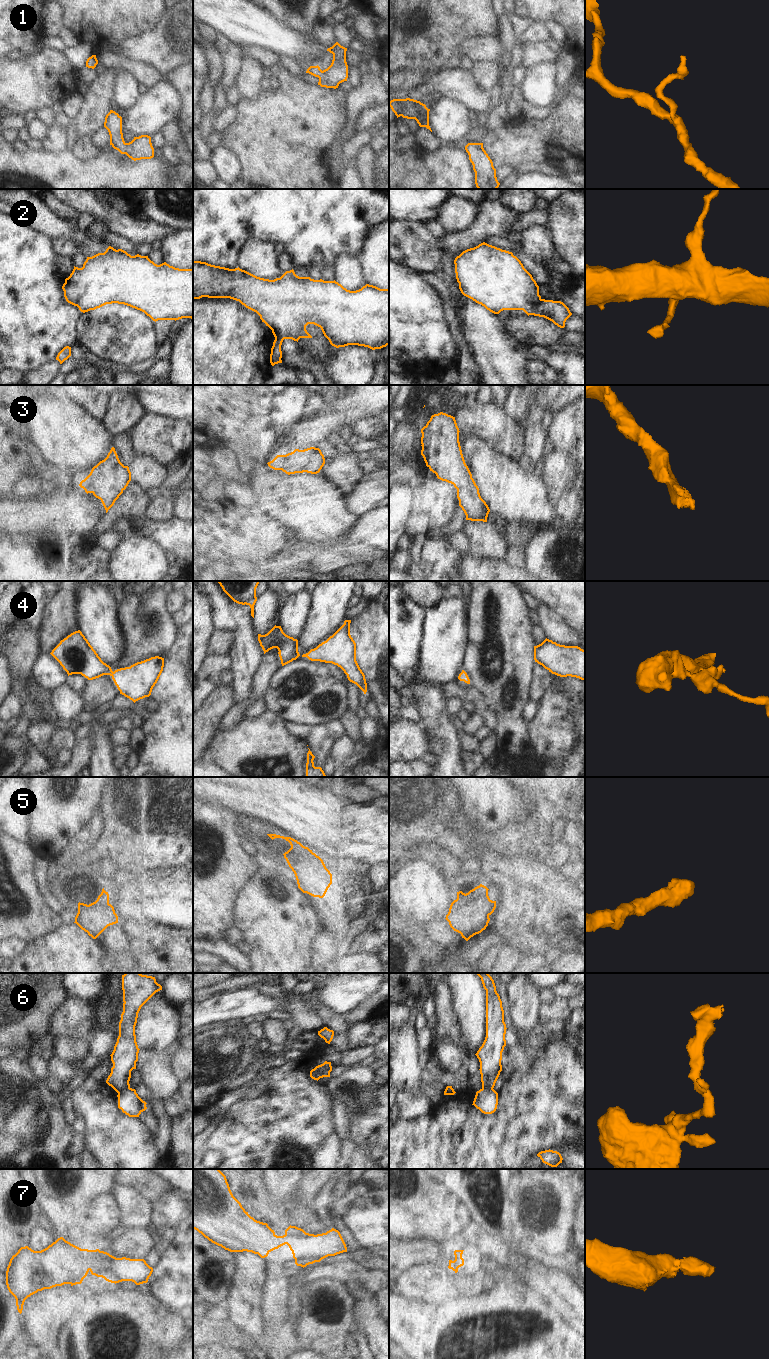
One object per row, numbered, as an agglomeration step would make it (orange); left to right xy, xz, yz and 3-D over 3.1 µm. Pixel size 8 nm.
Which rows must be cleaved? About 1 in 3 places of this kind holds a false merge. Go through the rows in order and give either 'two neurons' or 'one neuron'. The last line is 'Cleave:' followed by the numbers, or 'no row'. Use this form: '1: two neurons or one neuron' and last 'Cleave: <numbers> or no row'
1: one neuron
2: one neuron
3: one neuron
4: one neuron
5: one neuron
6: two neurons
7: one neuron
Cleave: 6

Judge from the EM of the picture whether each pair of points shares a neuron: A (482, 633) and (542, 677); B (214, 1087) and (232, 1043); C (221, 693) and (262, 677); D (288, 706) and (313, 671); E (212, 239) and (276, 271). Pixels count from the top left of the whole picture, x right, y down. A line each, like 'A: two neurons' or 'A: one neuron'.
A: two neurons
B: one neuron
C: two neurons
D: one neuron
E: two neurons

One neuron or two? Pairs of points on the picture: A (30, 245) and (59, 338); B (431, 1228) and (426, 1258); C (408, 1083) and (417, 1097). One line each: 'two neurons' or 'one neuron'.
A: one neuron
B: two neurons
C: two neurons

